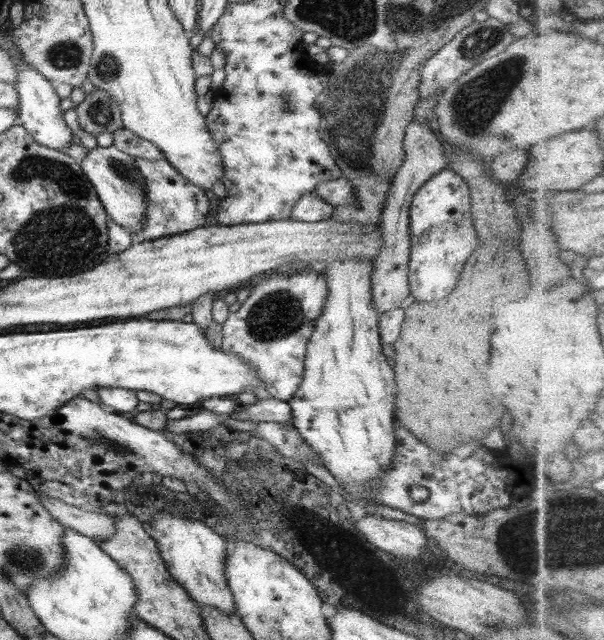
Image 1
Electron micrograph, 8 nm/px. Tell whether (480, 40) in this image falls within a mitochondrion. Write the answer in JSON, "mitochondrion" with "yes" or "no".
{"mitochondrion":"yes"}

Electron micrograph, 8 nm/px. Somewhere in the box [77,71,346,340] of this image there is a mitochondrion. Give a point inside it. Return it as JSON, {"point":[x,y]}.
{"point":[125,172]}

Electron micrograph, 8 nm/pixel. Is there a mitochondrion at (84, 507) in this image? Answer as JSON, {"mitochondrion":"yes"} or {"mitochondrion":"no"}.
{"mitochondrion":"no"}

